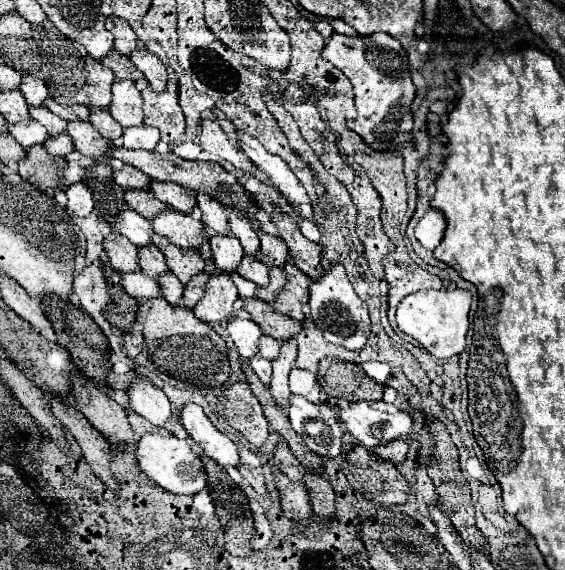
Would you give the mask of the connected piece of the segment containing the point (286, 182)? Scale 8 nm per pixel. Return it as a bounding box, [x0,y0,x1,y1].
[237,130,313,220]

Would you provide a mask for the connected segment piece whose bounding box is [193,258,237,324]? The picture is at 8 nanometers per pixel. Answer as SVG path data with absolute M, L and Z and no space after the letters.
M211 258L207 262L211 262L211 276L205 284L205 296L203 300L199 300L193 312L199 320L211 324L231 316L233 302L237 300L237 286L231 280L229 272L219 270Z

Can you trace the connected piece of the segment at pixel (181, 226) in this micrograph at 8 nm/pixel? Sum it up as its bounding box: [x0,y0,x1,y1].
[151,208,207,250]

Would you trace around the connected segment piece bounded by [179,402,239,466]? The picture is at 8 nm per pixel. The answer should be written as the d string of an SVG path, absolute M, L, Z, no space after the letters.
M191 402L185 404L179 418L181 418L181 424L187 430L187 434L191 434L193 442L209 458L213 458L221 466L227 466L227 464L237 466L239 464L239 454L237 454L235 444L209 422L209 418L203 414L201 406L191 404Z

